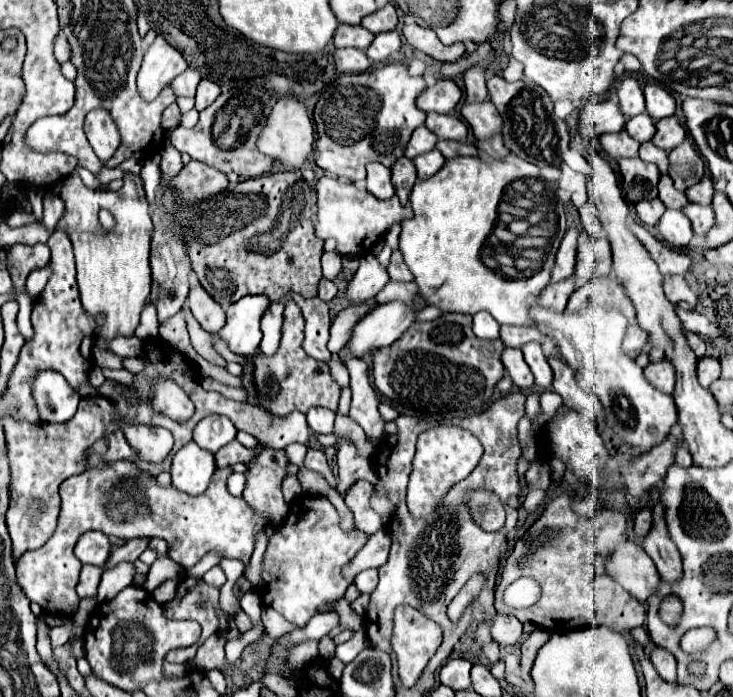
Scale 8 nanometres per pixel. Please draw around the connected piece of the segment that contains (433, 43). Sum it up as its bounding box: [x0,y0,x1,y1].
[402,22,464,62]

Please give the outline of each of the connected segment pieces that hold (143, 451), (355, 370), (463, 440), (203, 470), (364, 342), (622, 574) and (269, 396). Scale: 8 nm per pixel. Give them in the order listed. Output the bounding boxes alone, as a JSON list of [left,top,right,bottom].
[[120,424,172,462],[344,356,384,438],[408,426,482,518],[172,442,214,496],[348,302,420,358],[608,542,660,602],[252,300,340,418]]

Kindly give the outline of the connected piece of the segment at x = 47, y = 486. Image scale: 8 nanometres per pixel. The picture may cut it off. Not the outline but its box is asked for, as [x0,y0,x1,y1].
[2,394,116,558]

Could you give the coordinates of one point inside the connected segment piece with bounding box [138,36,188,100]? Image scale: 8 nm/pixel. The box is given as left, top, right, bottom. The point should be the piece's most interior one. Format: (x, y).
(162, 63)

